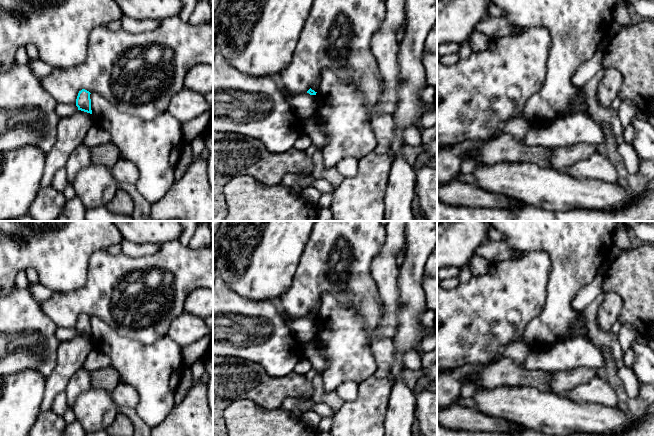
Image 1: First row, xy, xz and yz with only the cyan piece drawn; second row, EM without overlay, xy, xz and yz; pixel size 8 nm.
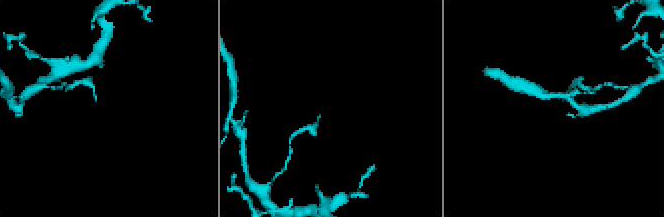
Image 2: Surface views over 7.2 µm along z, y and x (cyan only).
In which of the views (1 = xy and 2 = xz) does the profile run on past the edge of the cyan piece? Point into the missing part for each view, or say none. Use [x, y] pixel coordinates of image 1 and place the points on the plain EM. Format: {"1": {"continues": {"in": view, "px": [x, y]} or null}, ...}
{"1": {"continues": null}, "2": {"continues": null}}

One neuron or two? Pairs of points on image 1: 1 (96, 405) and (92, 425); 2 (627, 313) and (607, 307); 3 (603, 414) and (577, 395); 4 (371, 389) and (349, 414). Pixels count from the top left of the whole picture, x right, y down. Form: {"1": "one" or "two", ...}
{"1": "one", "2": "two", "3": "two", "4": "one"}

